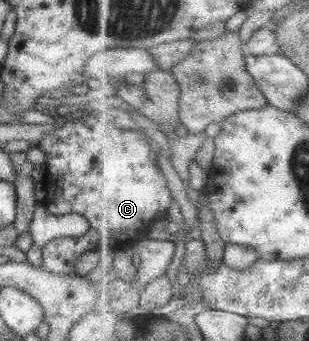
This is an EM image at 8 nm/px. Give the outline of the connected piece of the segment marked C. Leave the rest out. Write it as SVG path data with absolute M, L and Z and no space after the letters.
M87 107L85 109L78 111L78 118L75 118L74 121L69 121L56 129L53 129L50 133L46 134L46 137L42 137L41 140L37 143L36 146L40 146L46 155L45 162L45 172L47 178L43 181L46 195L44 199L45 209L54 215L64 215L68 214L68 211L73 211L74 213L83 215L89 223L89 230L86 234L81 235L80 237L57 237L52 241L44 244L44 247L41 248L42 251L42 268L50 273L56 275L72 275L75 273L75 263L78 261L78 258L88 250L97 250L105 259L109 257L113 252L117 250L124 249L127 245L133 245L137 242L140 242L148 238L152 226L157 220L166 219L168 209L172 207L172 191L168 187L168 179L166 175L162 173L162 169L158 166L158 153L152 149L152 145L138 133L136 130L128 130L122 128L118 125L115 119L107 118L97 118L94 113Z

